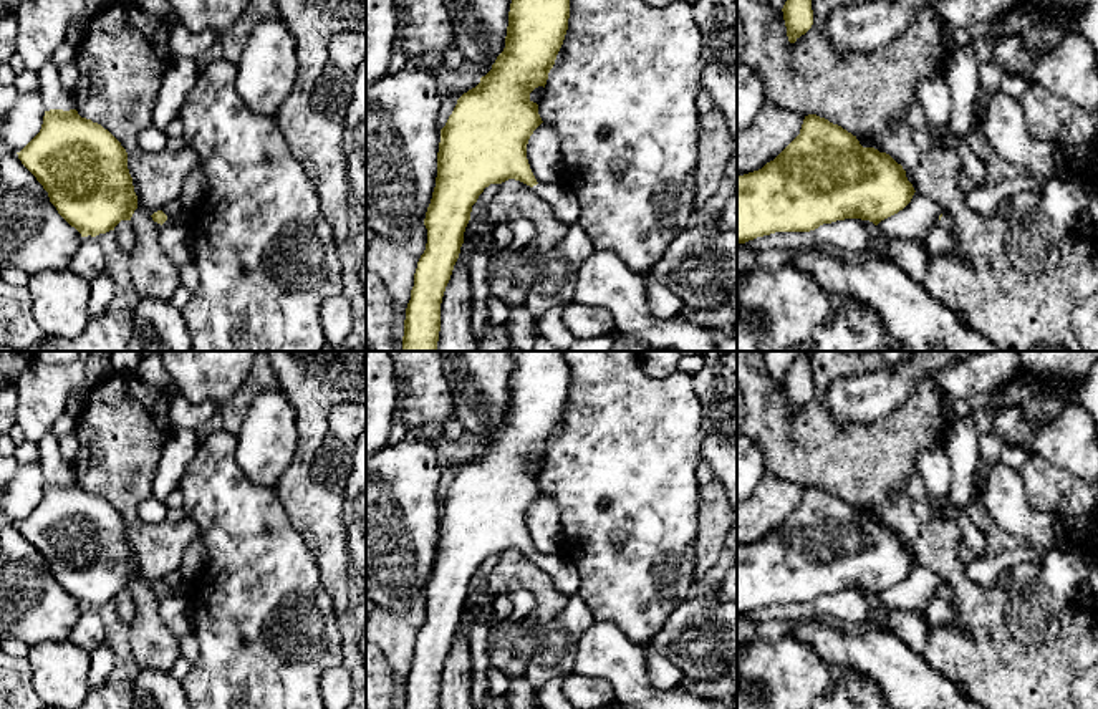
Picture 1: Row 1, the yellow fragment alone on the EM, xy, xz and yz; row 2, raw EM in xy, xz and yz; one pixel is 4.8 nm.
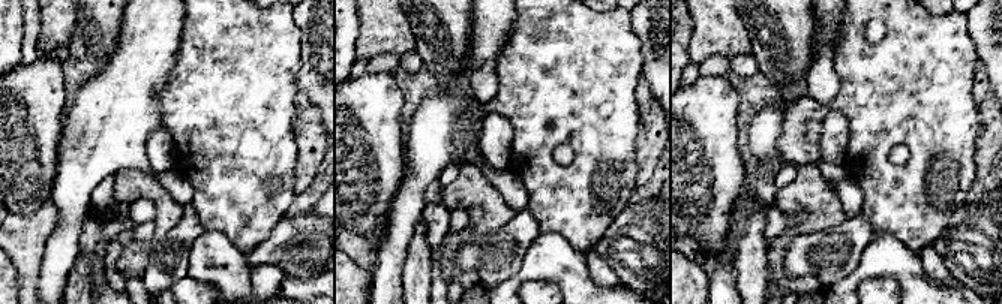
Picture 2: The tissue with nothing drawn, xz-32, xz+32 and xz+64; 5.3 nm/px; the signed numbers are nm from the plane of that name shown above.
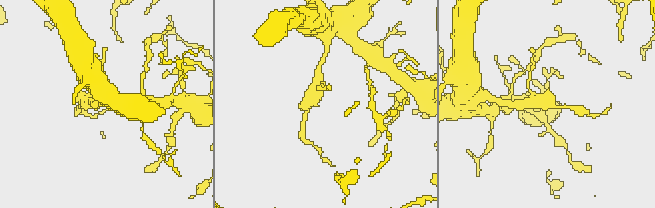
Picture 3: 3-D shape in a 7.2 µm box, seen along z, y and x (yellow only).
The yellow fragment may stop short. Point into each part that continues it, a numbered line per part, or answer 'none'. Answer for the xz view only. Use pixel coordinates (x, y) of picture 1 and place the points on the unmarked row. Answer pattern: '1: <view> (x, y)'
1: xz (565, 577)

